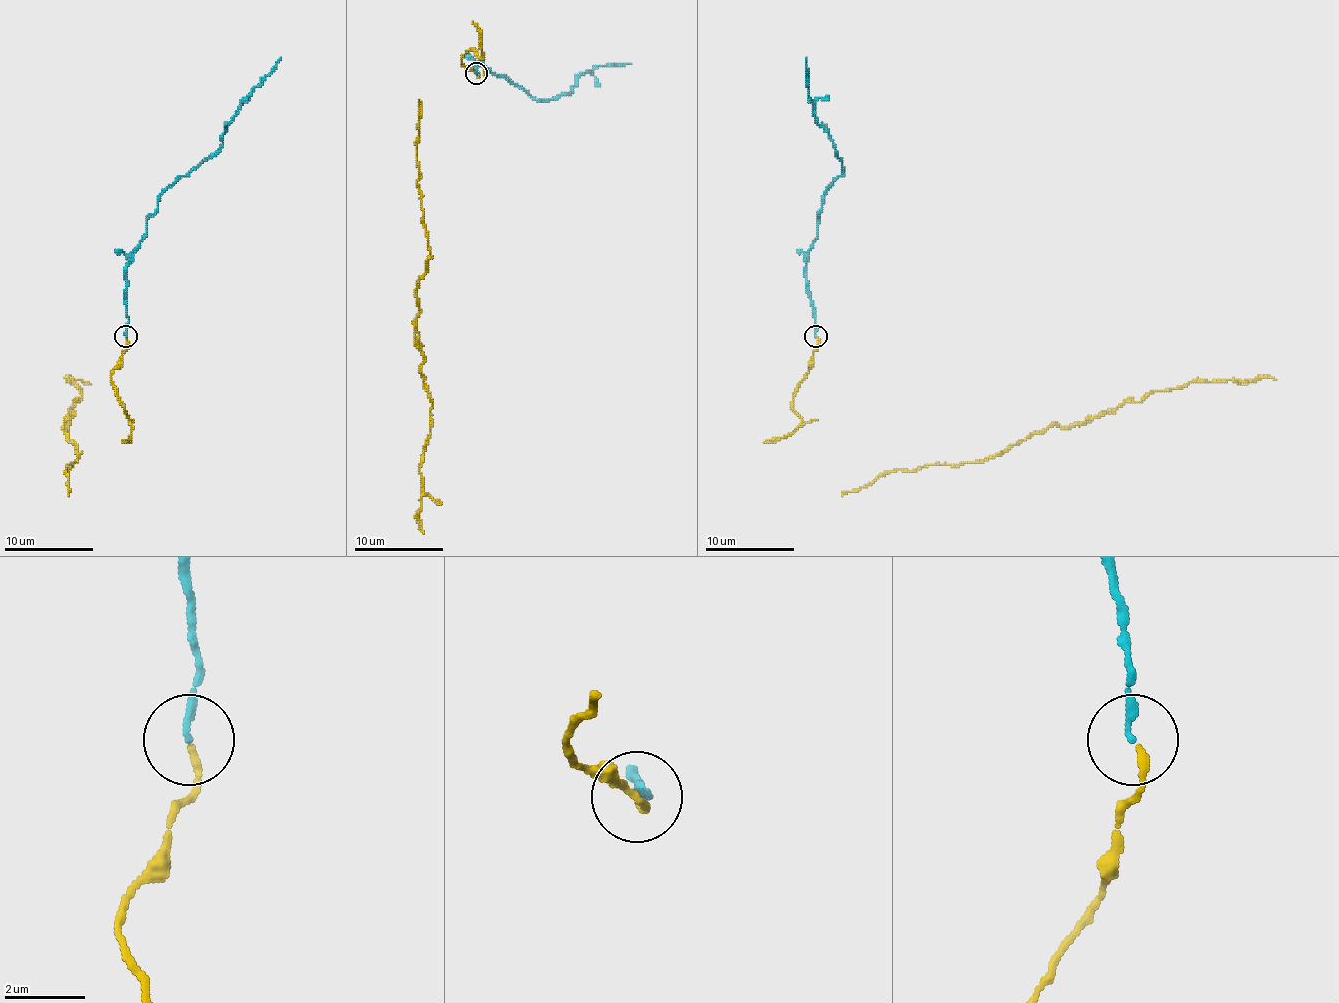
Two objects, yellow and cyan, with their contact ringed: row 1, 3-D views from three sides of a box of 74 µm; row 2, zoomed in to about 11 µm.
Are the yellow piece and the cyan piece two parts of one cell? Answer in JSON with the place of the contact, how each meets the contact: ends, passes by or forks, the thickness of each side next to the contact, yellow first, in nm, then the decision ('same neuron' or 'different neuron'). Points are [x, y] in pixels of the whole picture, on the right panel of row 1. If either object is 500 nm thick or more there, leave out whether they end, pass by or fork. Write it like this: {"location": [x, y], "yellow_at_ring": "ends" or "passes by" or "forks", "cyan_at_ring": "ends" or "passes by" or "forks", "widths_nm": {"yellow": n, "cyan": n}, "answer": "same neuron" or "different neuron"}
{"location": [816, 336], "yellow_at_ring": "ends", "cyan_at_ring": "ends", "widths_nm": {"yellow": 170, "cyan": 170}, "answer": "same neuron"}

